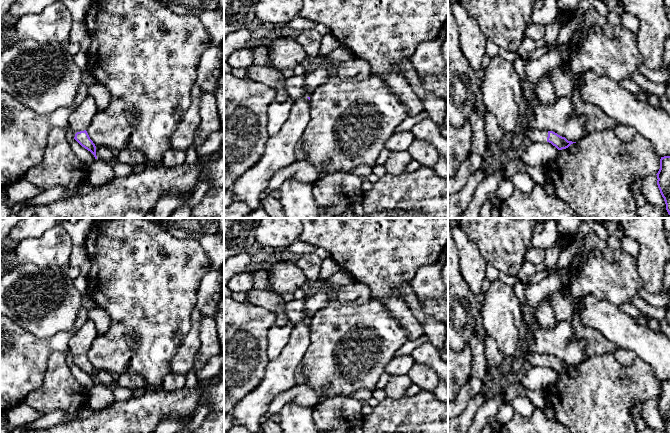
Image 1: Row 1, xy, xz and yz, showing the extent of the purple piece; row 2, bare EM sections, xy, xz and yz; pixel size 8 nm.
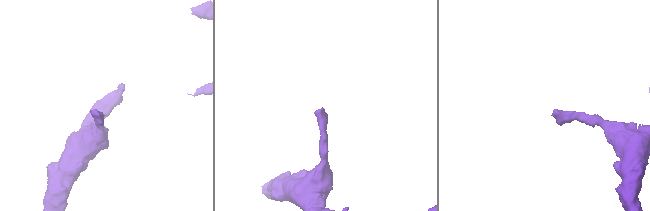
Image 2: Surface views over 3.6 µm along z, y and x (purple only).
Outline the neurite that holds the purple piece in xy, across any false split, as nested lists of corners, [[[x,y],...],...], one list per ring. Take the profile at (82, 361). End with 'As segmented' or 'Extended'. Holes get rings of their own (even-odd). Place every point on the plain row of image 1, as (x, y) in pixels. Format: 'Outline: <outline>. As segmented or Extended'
Outline: [[[68,349],[66,351],[66,357],[70,361],[74,362],[82,371],[84,371],[85,373],[90,375],[94,379],[95,383],[97,383],[97,380],[96,380],[96,370],[93,367],[93,365],[90,363],[90,361],[89,361],[89,359],[88,359],[86,354],[80,355],[80,356],[75,356]]]. Extended

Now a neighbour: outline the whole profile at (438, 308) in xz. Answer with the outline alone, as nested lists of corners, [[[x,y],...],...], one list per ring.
[[[448,260],[442,267],[442,279],[446,288],[446,298],[424,299],[417,297],[425,313],[433,316],[437,321],[448,323]]]

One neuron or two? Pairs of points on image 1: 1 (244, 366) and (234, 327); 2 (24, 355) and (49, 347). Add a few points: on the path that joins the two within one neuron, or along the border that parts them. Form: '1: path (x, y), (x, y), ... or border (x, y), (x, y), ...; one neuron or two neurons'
1: path (234, 356), (234, 337); one neuron
2: path (30, 354), (43, 348); one neuron

